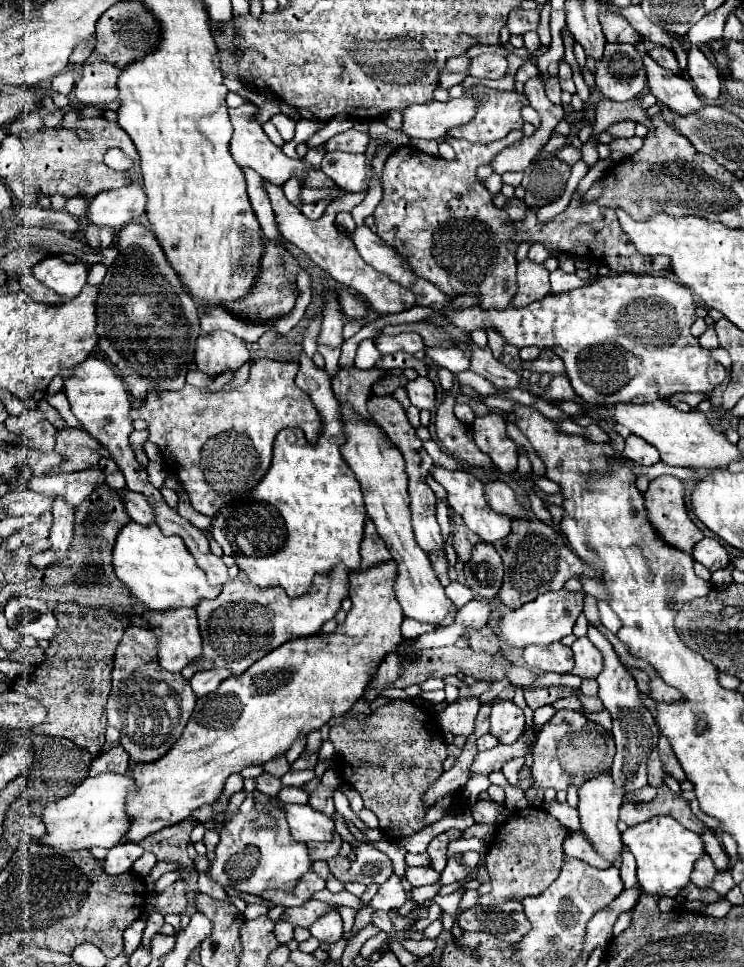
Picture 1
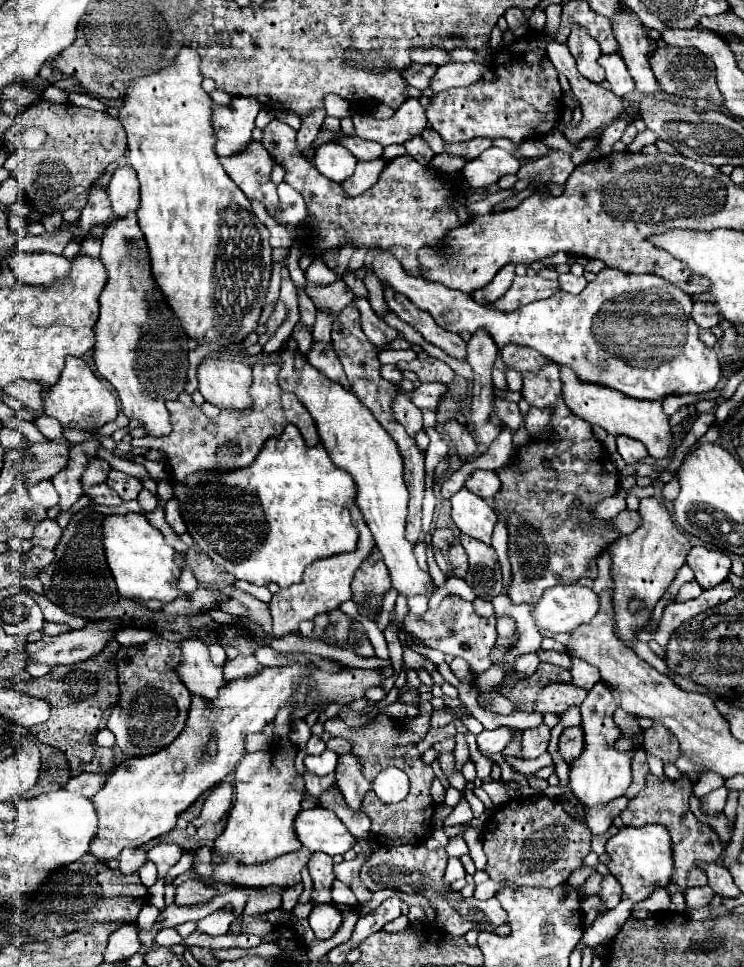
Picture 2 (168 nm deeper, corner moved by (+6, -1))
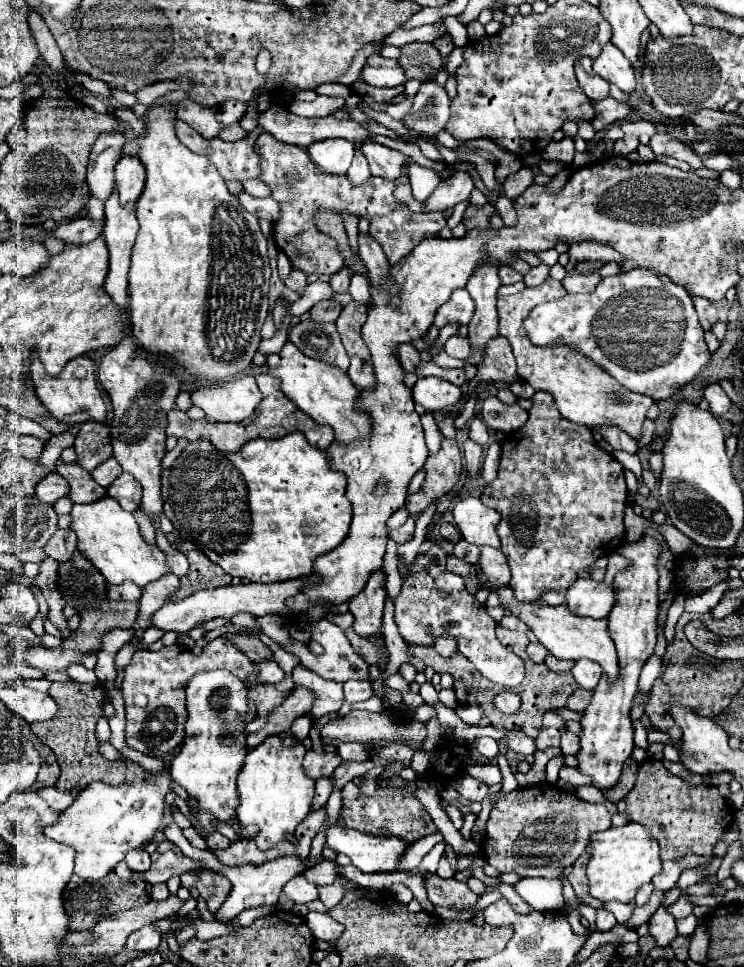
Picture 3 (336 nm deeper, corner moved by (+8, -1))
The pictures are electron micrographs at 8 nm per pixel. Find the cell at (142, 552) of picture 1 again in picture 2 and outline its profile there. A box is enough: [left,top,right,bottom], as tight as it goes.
[103,514,189,602]

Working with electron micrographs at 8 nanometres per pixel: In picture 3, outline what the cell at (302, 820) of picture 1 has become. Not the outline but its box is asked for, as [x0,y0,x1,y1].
[327,826,411,874]

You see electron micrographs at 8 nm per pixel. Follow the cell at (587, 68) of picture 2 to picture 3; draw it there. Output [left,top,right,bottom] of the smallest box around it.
[575,58,609,102]

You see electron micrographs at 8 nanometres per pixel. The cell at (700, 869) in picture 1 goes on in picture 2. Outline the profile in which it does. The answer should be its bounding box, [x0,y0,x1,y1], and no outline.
[619,774,723,886]

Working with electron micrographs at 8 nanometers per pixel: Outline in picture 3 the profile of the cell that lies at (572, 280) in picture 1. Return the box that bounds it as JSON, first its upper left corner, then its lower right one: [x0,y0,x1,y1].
[563,272,601,294]

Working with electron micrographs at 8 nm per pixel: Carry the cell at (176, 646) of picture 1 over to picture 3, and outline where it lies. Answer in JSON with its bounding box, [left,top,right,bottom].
[171,670,247,836]

